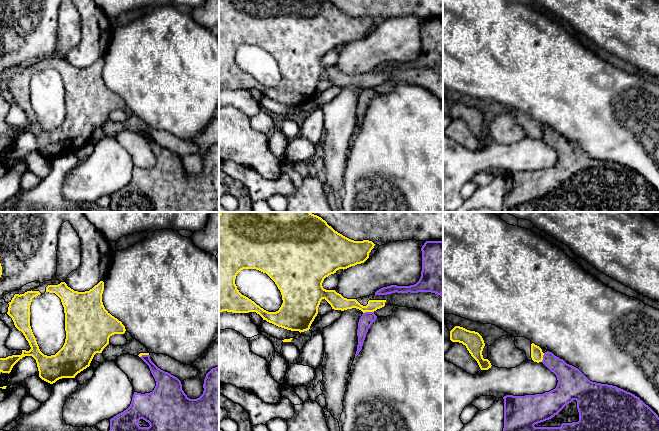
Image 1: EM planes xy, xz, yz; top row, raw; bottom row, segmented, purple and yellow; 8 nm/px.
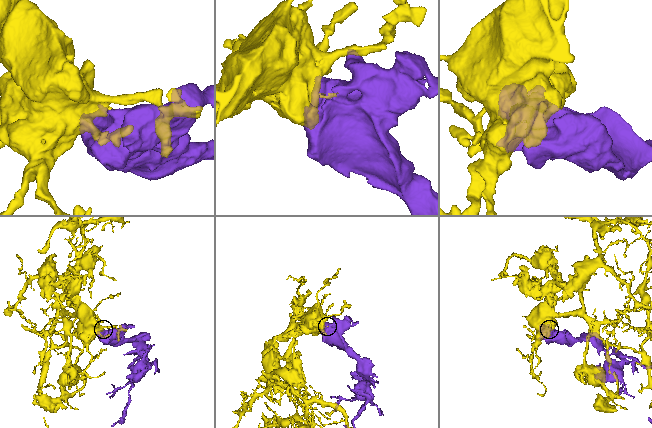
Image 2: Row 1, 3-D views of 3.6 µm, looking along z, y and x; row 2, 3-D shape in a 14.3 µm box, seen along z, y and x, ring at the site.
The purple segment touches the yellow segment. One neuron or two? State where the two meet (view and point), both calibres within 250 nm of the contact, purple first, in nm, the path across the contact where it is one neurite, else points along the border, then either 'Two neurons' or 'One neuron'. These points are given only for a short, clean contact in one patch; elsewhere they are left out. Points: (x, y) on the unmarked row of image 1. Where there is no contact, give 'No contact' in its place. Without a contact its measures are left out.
Touches purple at xz (368, 88). Thickness 110 nm (purple) against 110 nm. Boundary: xz (373, 87), (365, 87), (363, 89). Two neurons

